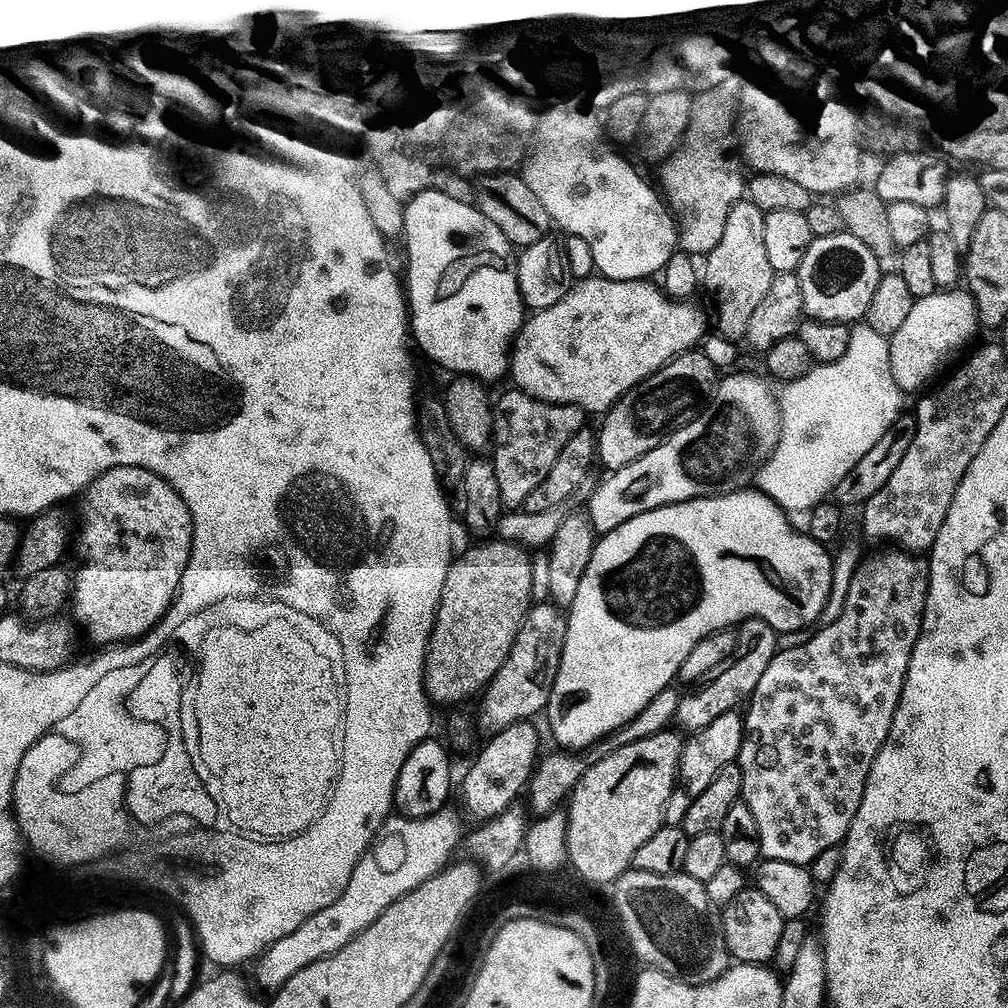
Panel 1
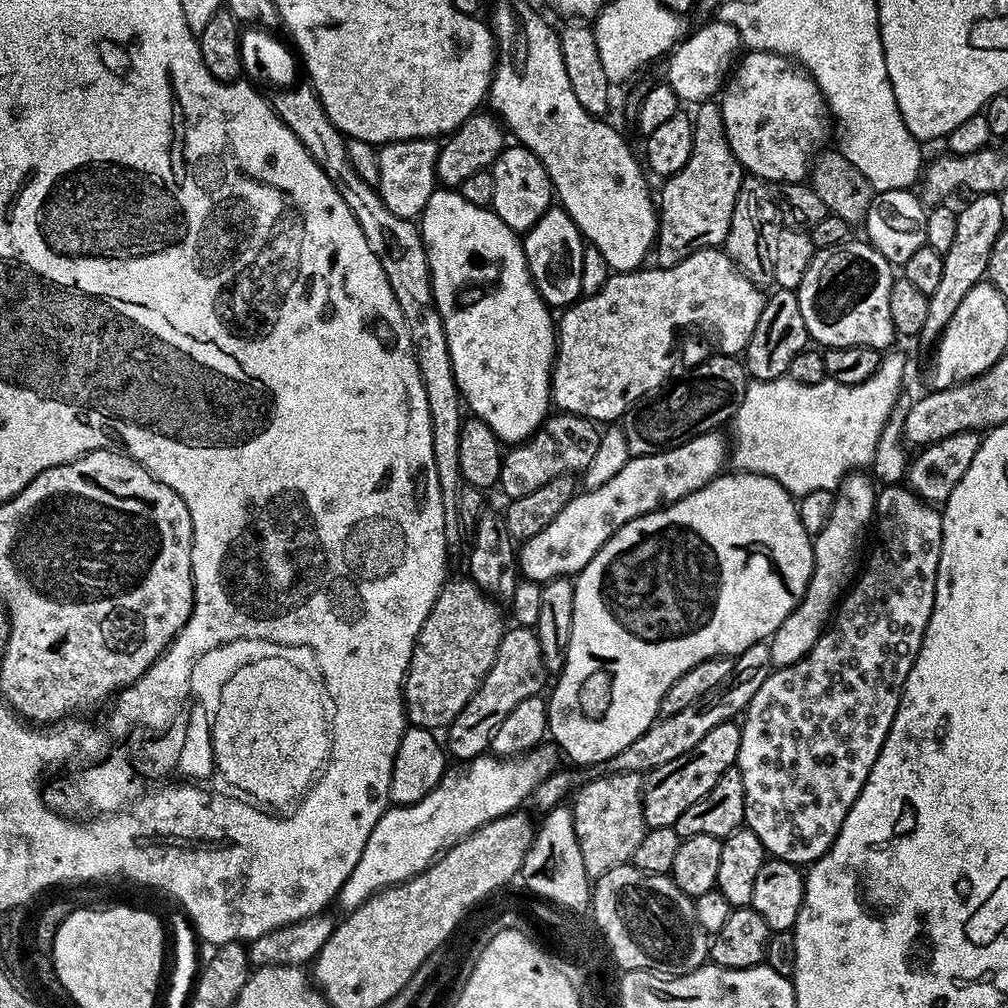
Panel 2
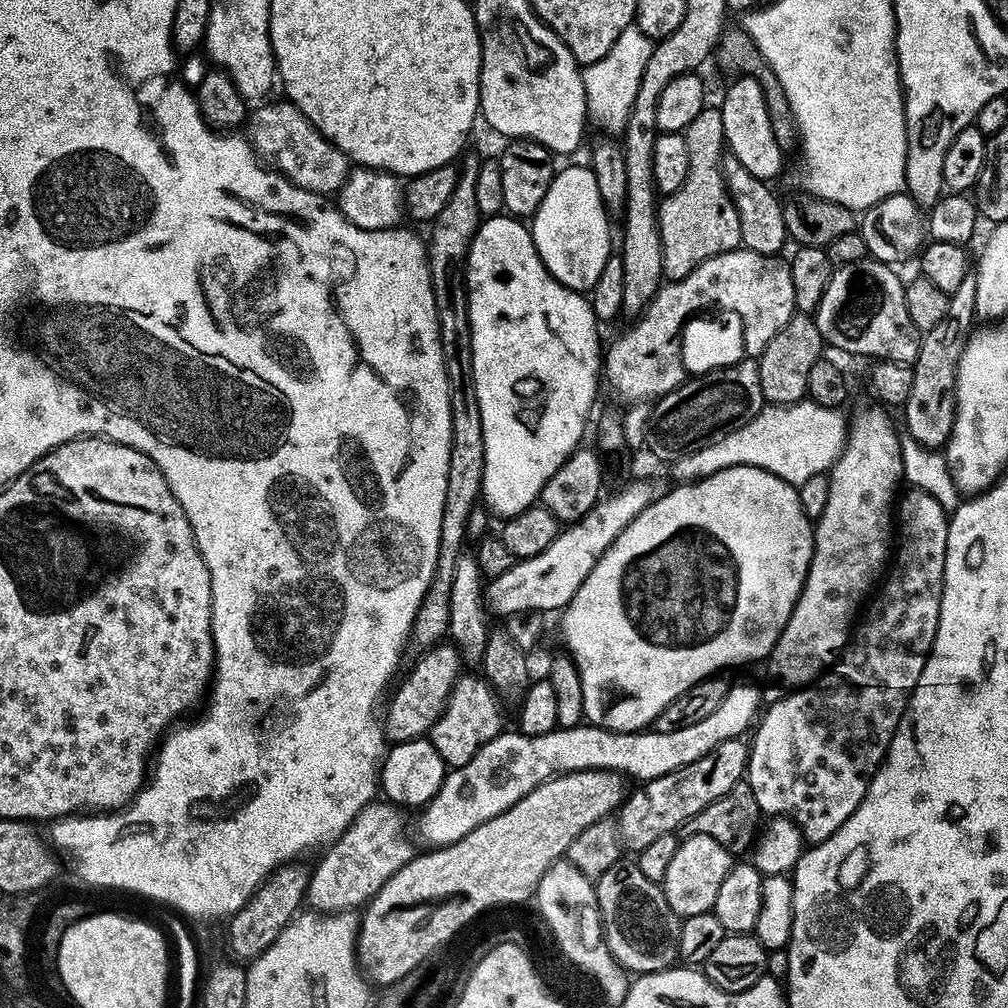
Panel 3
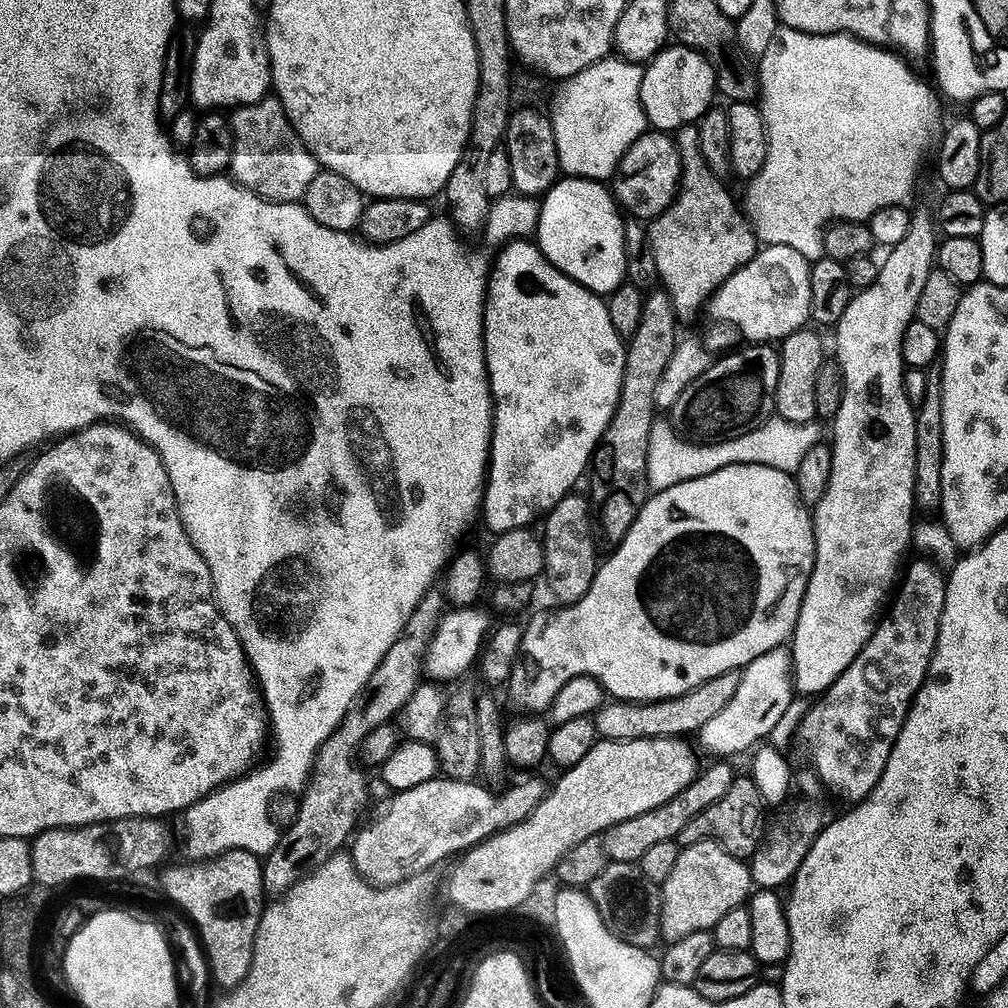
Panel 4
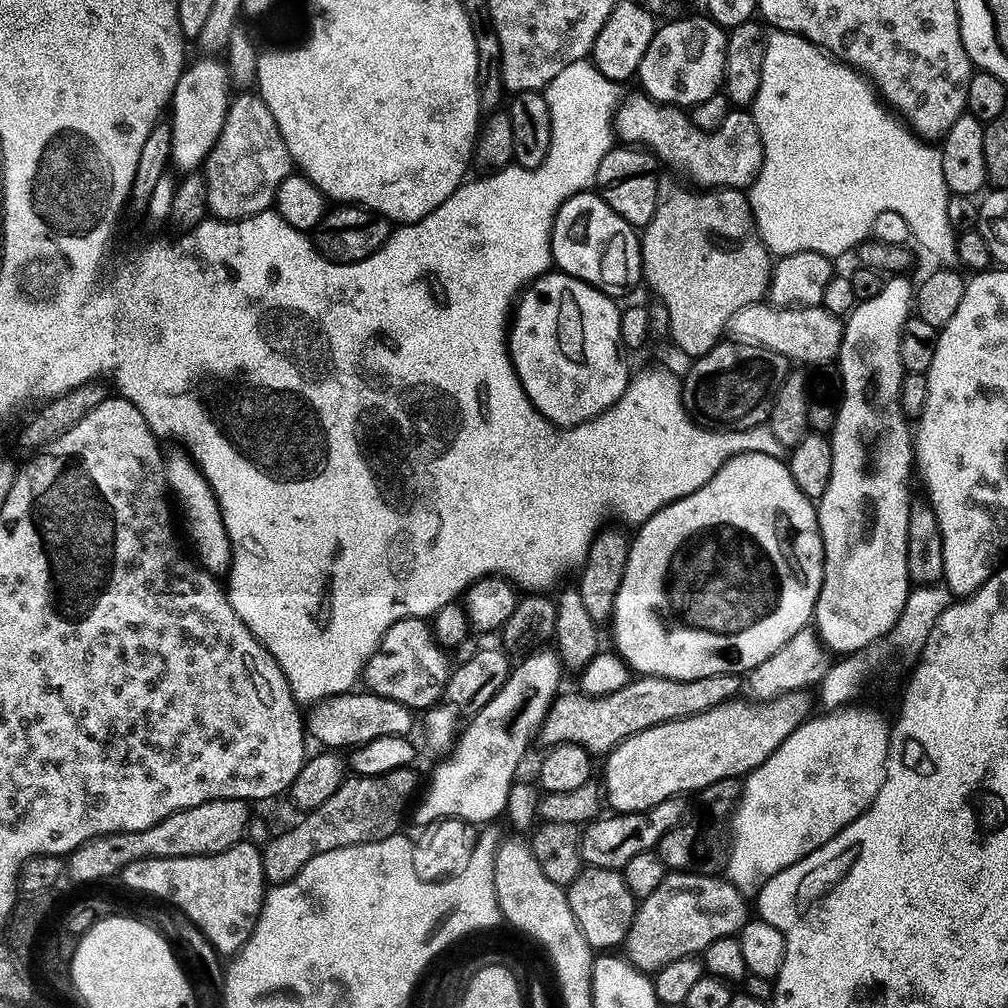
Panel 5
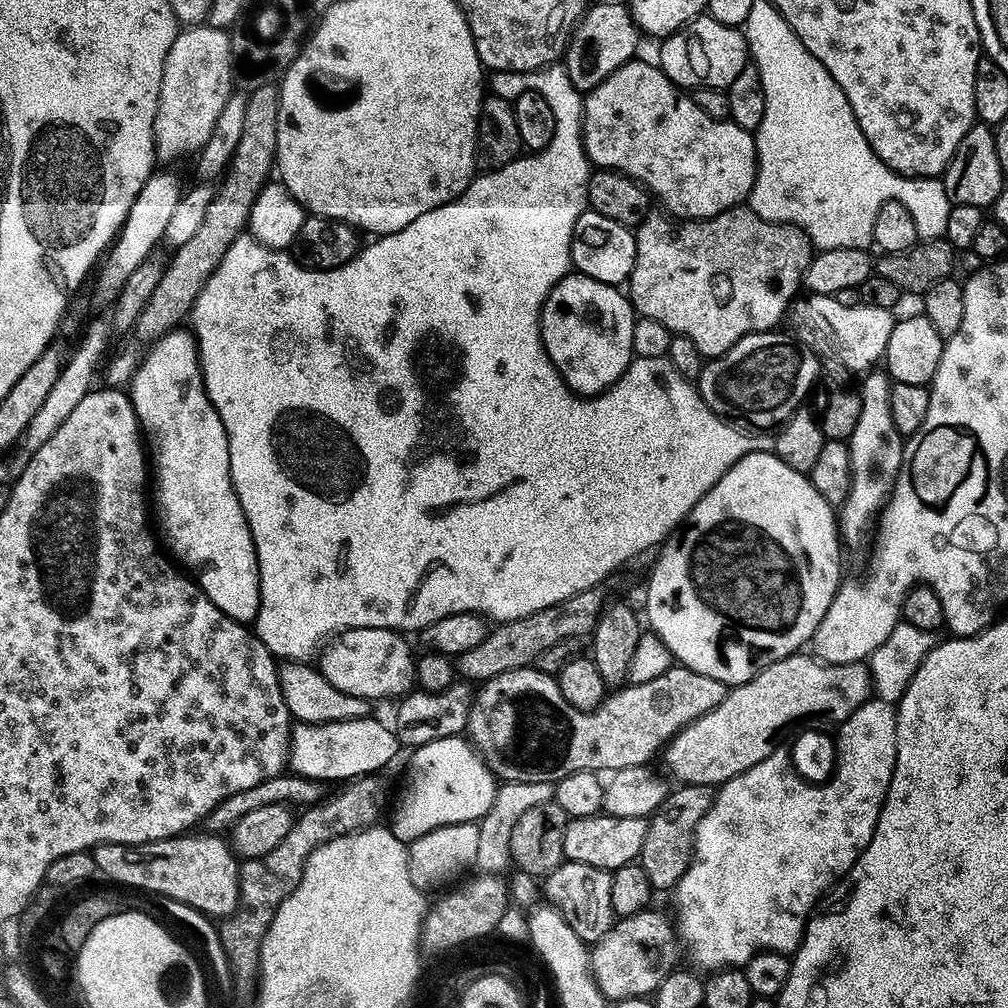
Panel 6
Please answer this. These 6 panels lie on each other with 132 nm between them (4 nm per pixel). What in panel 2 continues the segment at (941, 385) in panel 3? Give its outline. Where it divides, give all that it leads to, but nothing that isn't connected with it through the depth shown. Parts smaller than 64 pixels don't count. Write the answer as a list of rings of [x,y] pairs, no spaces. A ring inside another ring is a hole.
[[[976,194],[972,201],[957,211],[958,227],[954,233],[954,242],[950,250],[946,250],[942,262],[942,279],[928,296],[929,312],[926,314],[926,326],[922,326],[920,336],[935,341],[946,330],[946,326],[954,318],[954,310],[962,303],[962,298],[974,290],[988,275],[990,254],[994,250],[994,242],[998,242],[1001,232],[1005,231],[1004,204],[996,194]]]

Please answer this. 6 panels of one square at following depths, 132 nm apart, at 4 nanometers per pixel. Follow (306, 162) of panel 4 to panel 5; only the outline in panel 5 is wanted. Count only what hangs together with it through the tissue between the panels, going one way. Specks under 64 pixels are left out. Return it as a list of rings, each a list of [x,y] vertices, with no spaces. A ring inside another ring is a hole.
[[[244,90],[236,95],[231,97],[228,105],[222,134],[218,134],[218,142],[214,142],[208,159],[202,165],[208,199],[207,211],[217,220],[245,220],[248,216],[269,211],[275,205],[276,191],[283,180],[294,172],[292,155],[290,150],[286,150],[282,130],[274,114],[270,114],[270,106],[266,106],[262,97],[252,90]]]

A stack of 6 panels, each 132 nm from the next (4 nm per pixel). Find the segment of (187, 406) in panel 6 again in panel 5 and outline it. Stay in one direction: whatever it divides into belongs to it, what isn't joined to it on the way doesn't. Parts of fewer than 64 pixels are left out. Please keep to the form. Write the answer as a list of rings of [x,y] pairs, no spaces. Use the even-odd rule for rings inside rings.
[[[183,454],[184,456],[171,456],[169,455],[166,460],[166,471],[168,473],[168,487],[174,493],[175,499],[176,496],[180,499],[180,508],[184,511],[184,528],[183,531],[186,533],[188,531],[188,536],[192,539],[192,544],[190,543],[190,548],[193,553],[198,557],[198,562],[202,567],[206,569],[206,571],[211,572],[213,574],[224,574],[227,573],[228,567],[232,565],[232,543],[230,542],[230,538],[228,537],[228,531],[226,530],[226,526],[224,525],[224,519],[222,518],[222,514],[220,513],[220,502],[216,499],[216,495],[212,493],[212,488],[208,484],[208,479],[204,476],[204,473],[200,471],[195,460],[192,459],[191,455]]]

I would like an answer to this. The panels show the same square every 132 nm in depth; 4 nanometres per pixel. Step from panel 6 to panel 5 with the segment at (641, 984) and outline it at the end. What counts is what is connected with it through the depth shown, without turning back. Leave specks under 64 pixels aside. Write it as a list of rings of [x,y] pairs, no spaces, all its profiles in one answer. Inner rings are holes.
[[[669,871],[662,886],[639,901],[636,917],[622,945],[623,955],[633,967],[647,974],[654,974],[679,959],[699,957],[706,946],[710,946],[710,942],[718,942],[718,938],[739,933],[740,927],[750,918],[750,904],[744,900],[747,900],[745,893],[738,891],[723,875]]]

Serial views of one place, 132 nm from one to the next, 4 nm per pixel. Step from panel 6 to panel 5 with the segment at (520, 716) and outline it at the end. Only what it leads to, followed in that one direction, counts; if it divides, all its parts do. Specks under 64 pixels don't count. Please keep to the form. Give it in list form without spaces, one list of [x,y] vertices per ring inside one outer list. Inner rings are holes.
[[[735,672],[710,674],[706,678],[693,680],[640,676],[629,679],[622,690],[614,690],[614,694],[605,696],[586,696],[576,690],[566,692],[557,695],[552,701],[552,708],[546,714],[538,733],[539,743],[541,741],[544,746],[577,744],[593,754],[607,754],[626,738],[650,726],[681,720],[739,697],[742,680]]]

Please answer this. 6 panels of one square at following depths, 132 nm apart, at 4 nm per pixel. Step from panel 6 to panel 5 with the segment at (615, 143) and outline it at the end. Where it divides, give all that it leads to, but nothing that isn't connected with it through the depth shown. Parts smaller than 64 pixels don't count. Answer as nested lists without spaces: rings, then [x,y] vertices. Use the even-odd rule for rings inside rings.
[[[625,95],[614,117],[614,136],[628,146],[639,146],[652,153],[661,165],[669,164],[673,173],[681,172],[701,189],[747,189],[756,181],[764,161],[764,147],[751,111],[729,111],[726,122],[712,132],[703,132],[694,126],[691,115],[685,109],[659,104],[649,96]]]

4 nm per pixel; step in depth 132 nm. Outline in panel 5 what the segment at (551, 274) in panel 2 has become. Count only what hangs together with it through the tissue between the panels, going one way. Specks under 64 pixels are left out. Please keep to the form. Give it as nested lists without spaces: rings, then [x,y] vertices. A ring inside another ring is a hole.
[[[592,190],[574,194],[558,210],[552,223],[552,258],[559,271],[592,284],[613,298],[620,298],[623,292],[630,291],[642,280],[640,236],[637,229],[626,223],[618,214],[614,214],[614,210],[610,210],[603,198]]]

